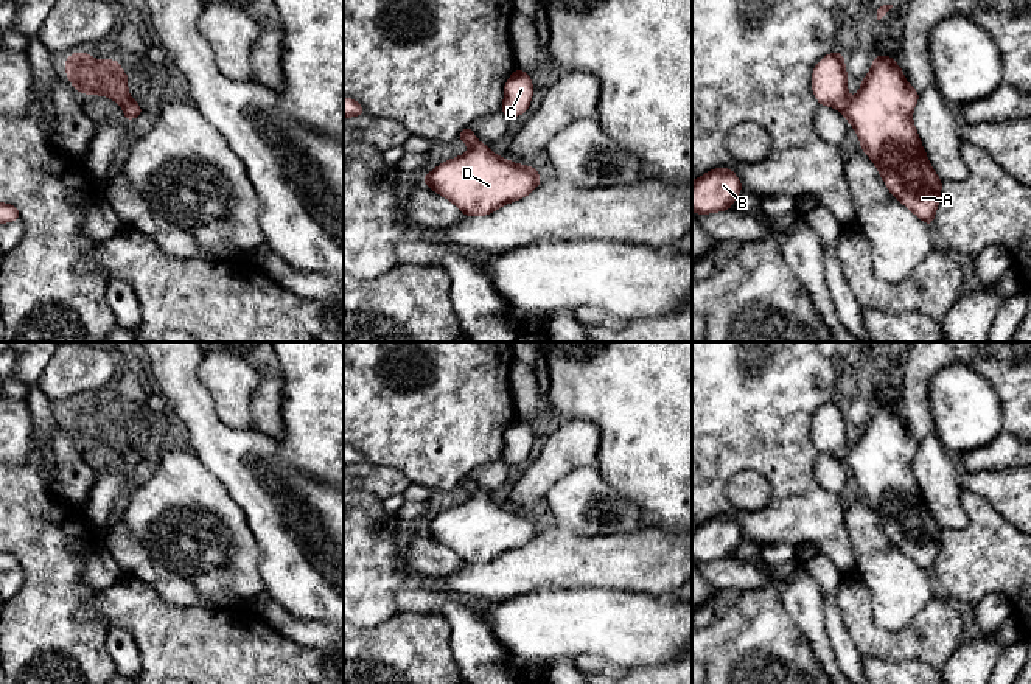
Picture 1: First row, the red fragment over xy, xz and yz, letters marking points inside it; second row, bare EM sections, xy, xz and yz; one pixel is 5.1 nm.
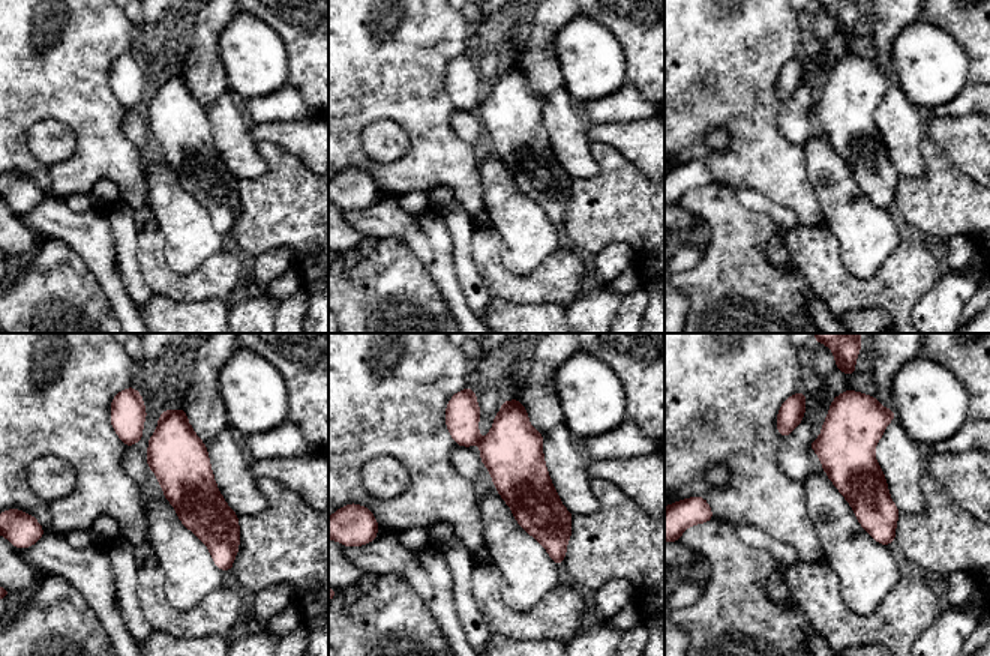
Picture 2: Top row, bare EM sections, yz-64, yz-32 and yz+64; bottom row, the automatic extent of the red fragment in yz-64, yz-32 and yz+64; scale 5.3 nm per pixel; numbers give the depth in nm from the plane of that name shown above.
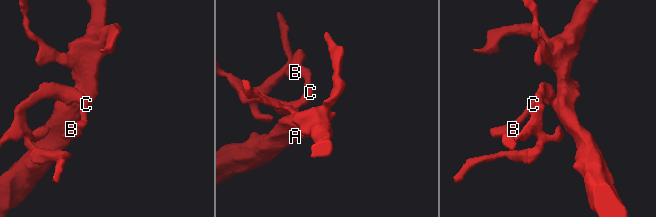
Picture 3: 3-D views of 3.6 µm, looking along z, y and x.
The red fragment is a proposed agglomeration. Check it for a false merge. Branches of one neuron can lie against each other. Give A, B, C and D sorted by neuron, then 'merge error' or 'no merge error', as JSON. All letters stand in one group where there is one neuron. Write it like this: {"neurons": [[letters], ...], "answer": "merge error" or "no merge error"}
{"neurons": [["A", "B", "C", "D"]], "answer": "no merge error"}

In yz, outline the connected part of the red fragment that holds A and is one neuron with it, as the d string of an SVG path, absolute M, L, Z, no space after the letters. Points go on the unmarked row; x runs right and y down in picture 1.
M840 400L826 403L813 415L812 438L820 454L830 454L846 465L889 541L931 574L942 529L931 516L913 473L921 441L907 431L894 407L874 404L871 420L851 448L844 404Z

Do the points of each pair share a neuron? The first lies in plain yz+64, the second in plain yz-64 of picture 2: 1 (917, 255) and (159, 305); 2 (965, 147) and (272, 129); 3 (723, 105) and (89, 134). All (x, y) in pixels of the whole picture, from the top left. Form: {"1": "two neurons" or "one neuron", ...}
{"1": "two neurons", "2": "one neuron", "3": "one neuron"}

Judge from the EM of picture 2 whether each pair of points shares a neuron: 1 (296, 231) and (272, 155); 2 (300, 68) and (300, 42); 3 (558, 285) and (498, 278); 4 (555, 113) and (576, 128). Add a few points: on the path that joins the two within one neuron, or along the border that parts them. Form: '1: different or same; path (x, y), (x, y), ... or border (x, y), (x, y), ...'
1: same; path (296, 212), (290, 203), (285, 174)
2: same; path (300, 62), (300, 48)
3: same; path (543, 285), (513, 285)
4: same; path (560, 116), (572, 128)

